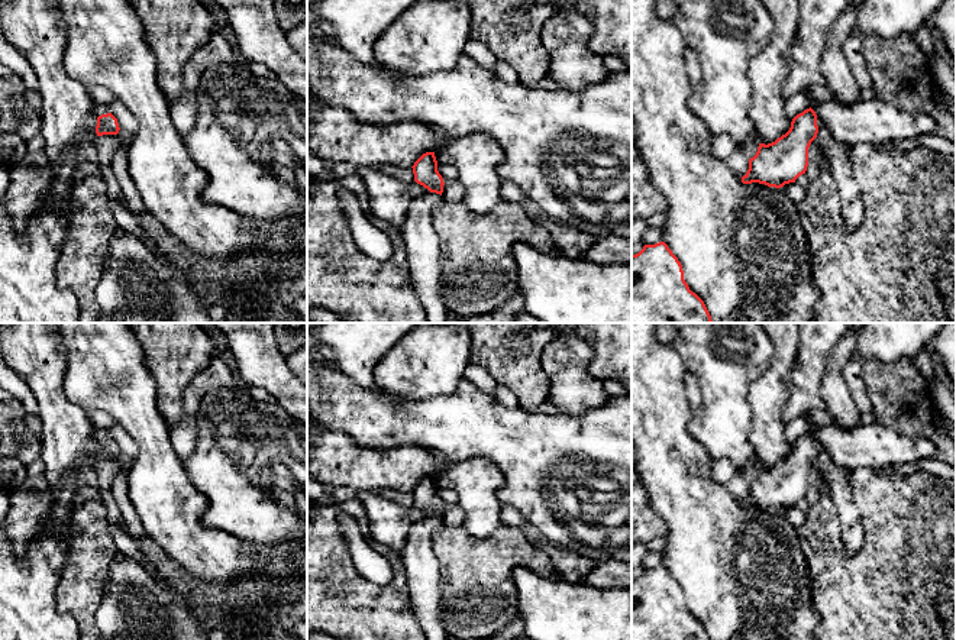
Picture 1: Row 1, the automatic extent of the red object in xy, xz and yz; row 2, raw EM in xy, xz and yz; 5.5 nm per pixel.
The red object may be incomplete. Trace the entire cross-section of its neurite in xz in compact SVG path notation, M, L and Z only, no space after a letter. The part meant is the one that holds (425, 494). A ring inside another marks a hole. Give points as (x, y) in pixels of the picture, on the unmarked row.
M435 476L423 478L411 491L414 505L429 514L408 530L400 553L408 586L413 614L426 640L448 640L442 614L442 576L432 550L432 534L442 524L443 502L437 495Z

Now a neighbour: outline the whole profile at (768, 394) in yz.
M760 323L772 343L768 369L750 384L747 400L753 411L750 442L759 468L772 468L791 452L782 413L788 401L788 376L798 361L798 323Z

